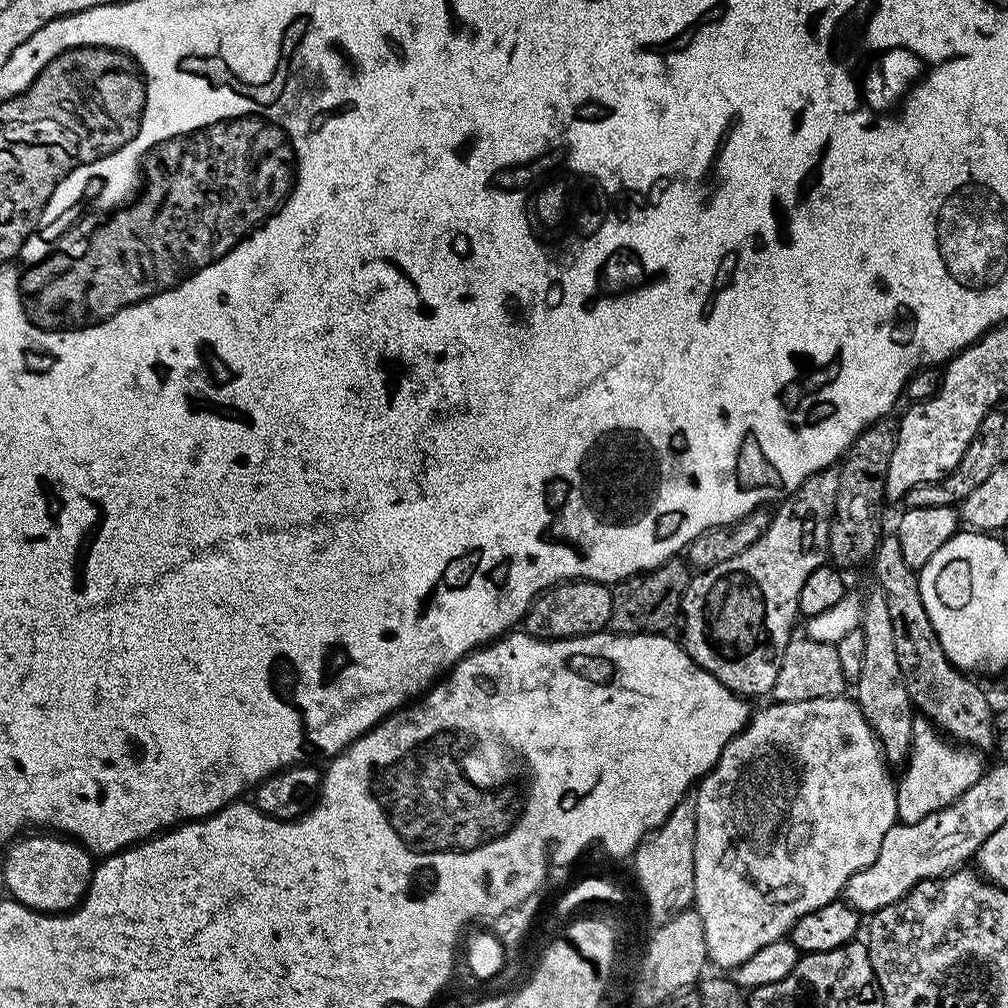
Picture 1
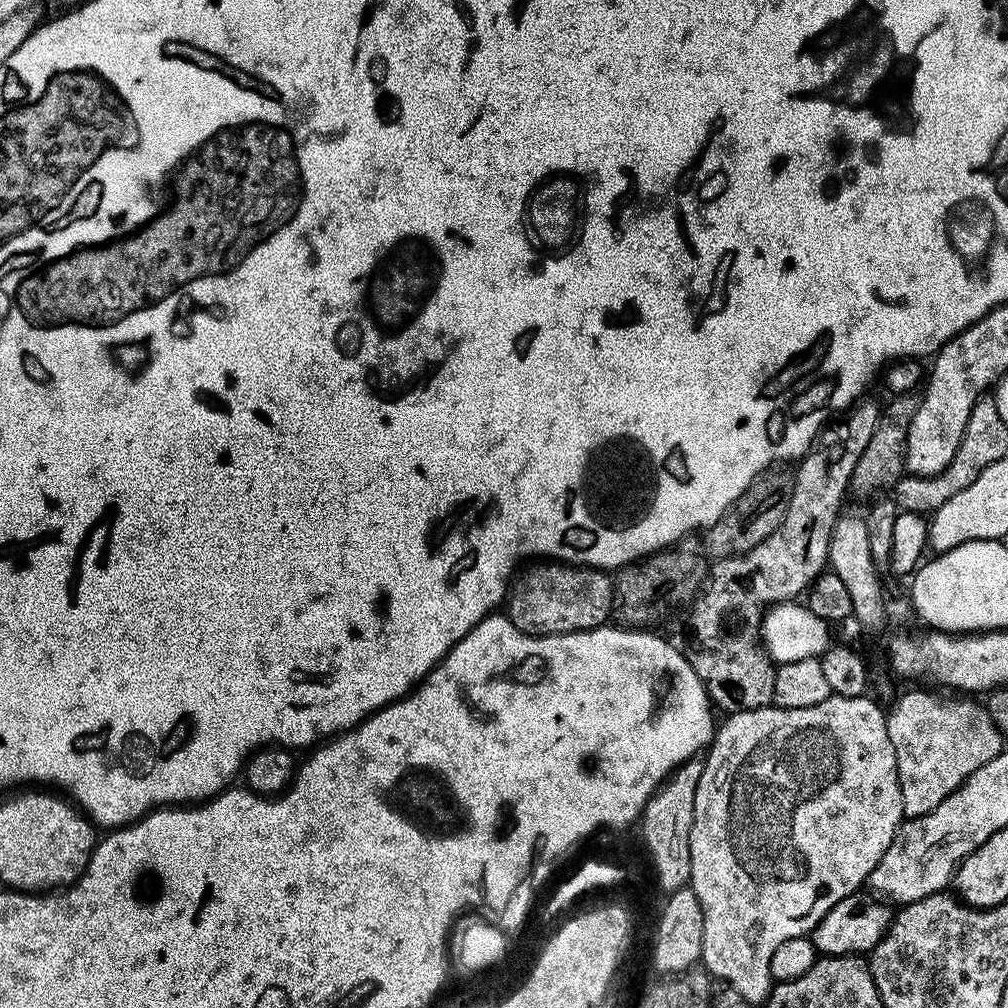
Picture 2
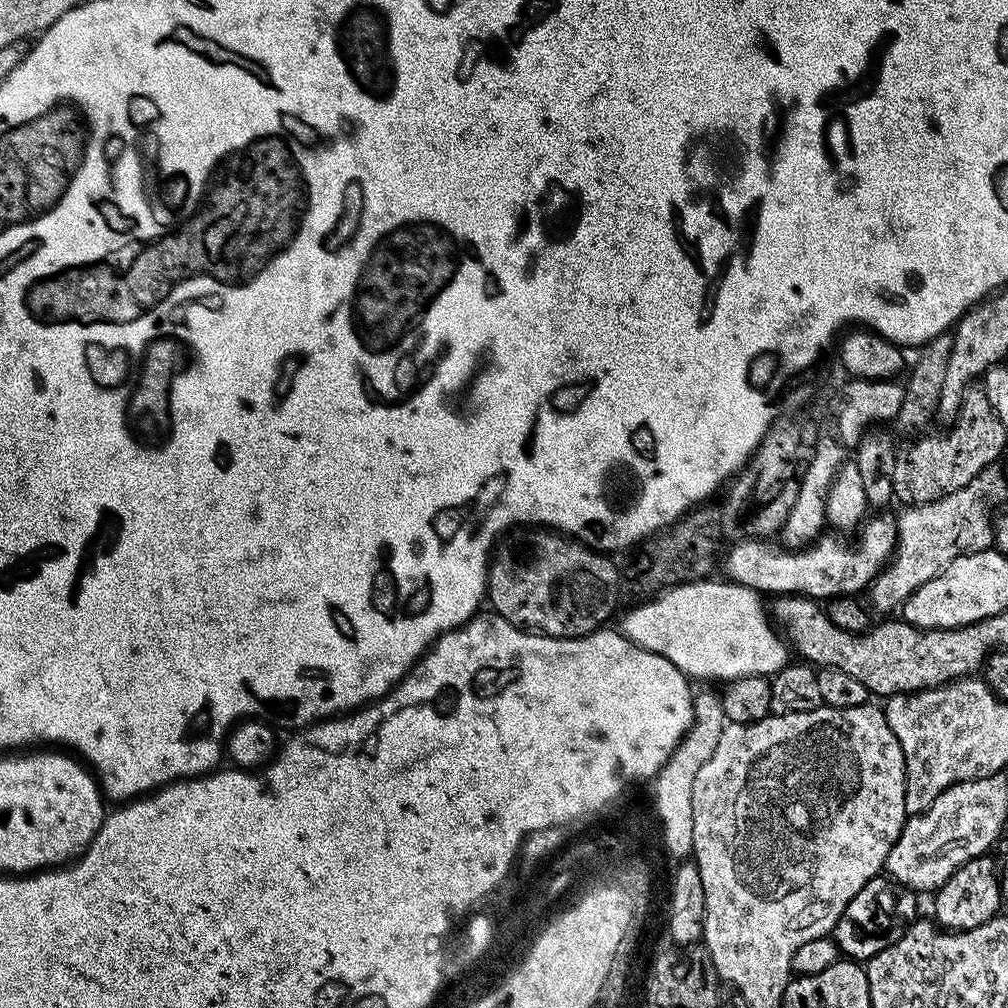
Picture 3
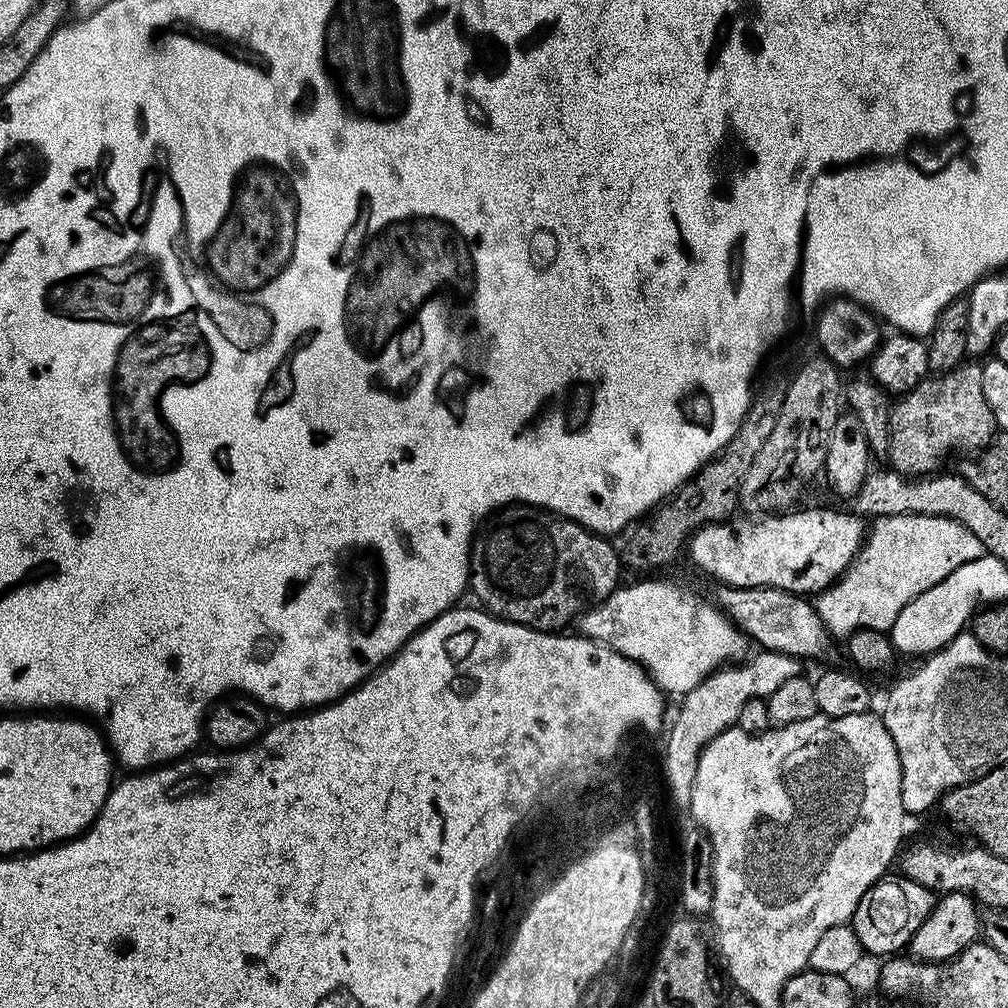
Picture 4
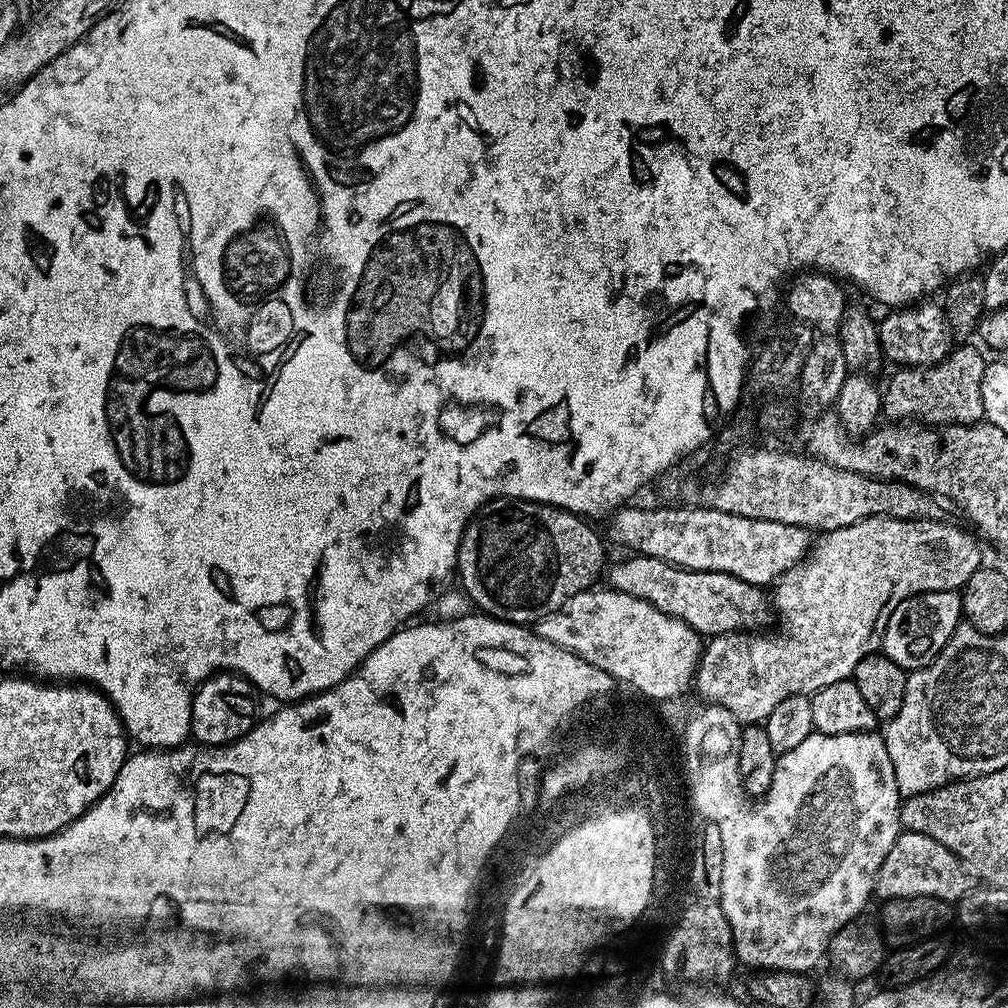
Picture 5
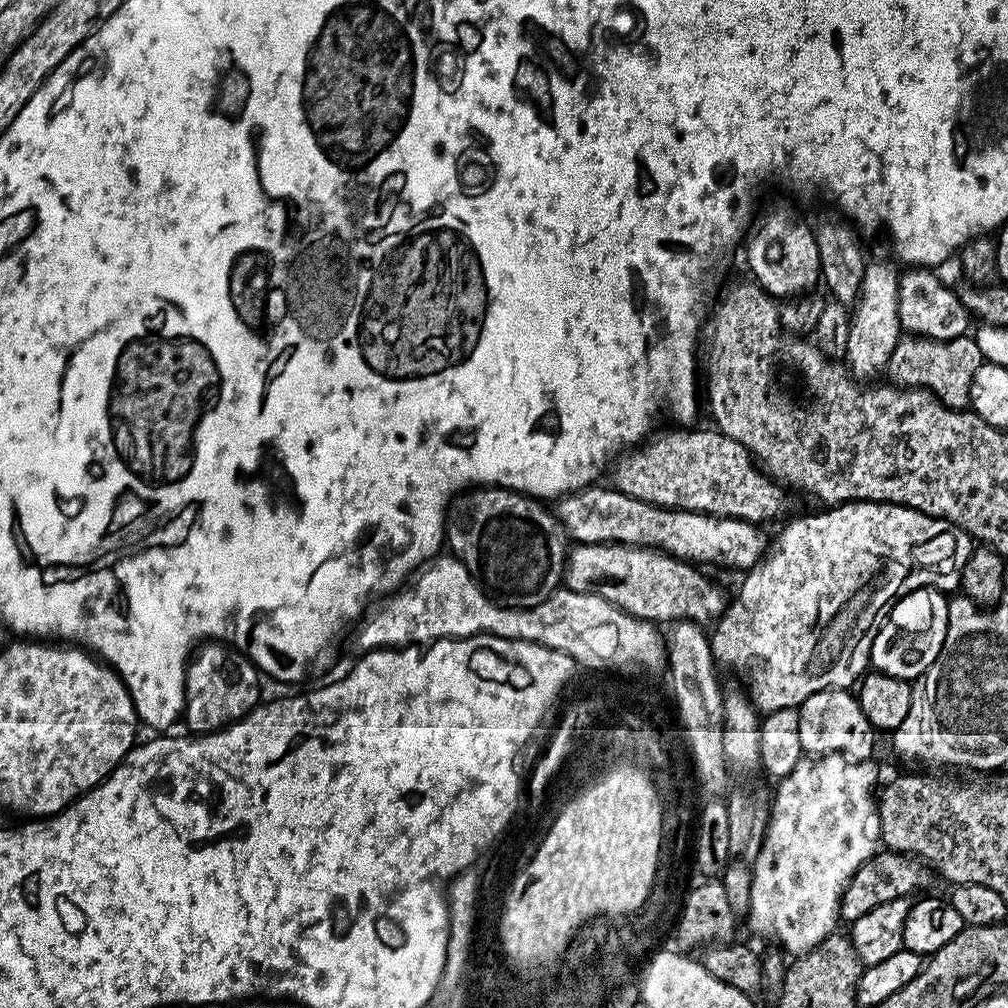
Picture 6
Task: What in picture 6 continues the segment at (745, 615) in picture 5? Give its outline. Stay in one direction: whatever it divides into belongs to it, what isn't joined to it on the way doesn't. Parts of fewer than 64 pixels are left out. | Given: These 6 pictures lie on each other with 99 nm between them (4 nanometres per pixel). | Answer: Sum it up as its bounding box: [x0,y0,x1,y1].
[562,543,726,626]

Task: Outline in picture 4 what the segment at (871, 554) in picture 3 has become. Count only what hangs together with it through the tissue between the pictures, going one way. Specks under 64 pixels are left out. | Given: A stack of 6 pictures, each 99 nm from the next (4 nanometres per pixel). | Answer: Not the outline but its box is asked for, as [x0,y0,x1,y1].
[687,508,866,594]

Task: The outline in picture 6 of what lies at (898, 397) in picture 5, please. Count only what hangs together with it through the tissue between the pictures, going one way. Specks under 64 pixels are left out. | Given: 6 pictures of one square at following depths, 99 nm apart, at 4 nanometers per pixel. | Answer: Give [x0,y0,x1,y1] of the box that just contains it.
[887,335,985,410]

